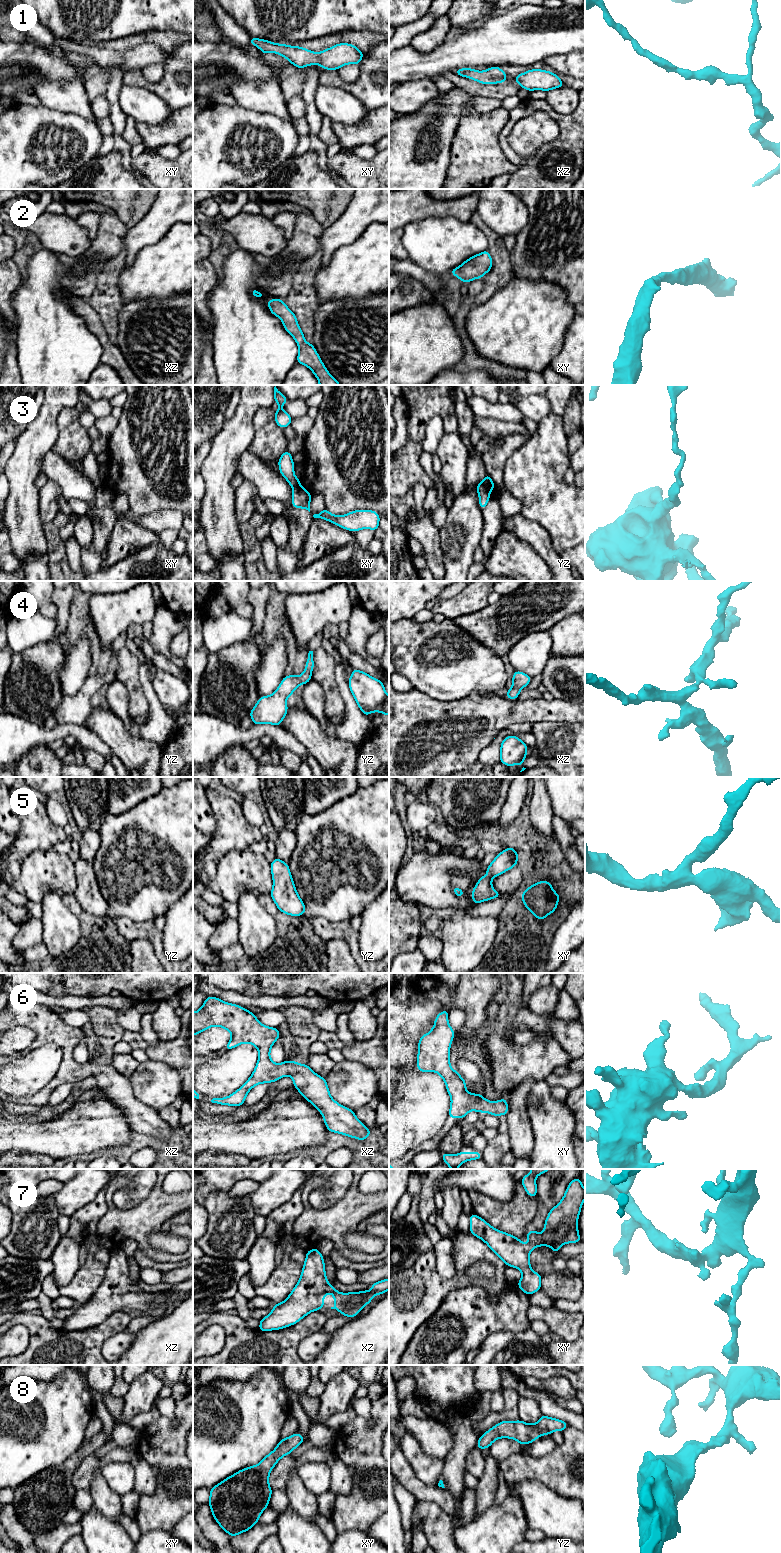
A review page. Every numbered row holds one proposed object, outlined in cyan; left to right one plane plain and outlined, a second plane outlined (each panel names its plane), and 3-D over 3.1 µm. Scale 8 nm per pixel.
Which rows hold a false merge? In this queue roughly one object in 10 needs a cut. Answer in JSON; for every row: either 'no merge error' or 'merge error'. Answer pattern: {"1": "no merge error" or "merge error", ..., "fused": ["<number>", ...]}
{"1": "no merge error", "2": "no merge error", "3": "merge error", "4": "no merge error", "5": "no merge error", "6": "no merge error", "7": "no merge error", "8": "no merge error", "fused": ["3"]}

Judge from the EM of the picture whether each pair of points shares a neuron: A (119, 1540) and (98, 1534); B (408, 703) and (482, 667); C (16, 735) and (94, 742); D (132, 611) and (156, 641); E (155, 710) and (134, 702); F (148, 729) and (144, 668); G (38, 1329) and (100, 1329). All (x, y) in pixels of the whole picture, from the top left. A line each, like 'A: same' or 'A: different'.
A: same
B: different
C: same
D: different
E: different
F: same
G: same

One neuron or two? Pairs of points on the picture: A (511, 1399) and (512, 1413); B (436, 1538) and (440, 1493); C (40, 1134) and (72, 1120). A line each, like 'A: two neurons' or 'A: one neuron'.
A: one neuron
B: two neurons
C: one neuron

